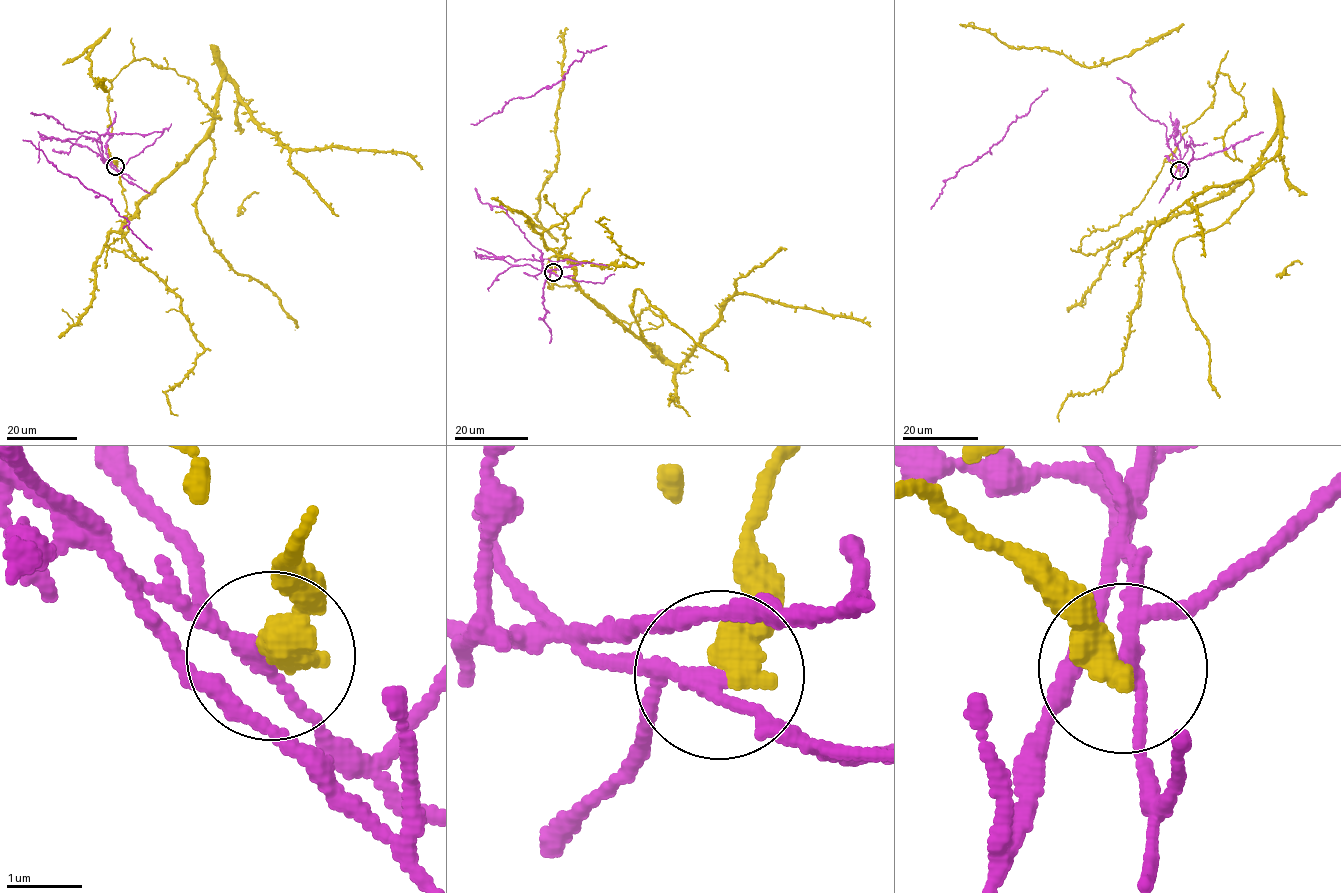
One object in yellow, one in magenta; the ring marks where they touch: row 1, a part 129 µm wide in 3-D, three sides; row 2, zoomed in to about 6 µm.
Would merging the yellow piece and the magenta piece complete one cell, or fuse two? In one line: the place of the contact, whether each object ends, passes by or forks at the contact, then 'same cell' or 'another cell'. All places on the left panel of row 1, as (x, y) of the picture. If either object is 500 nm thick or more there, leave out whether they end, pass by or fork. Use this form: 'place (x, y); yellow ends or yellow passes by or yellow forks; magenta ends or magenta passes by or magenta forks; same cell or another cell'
place (115, 166); yellow ends; magenta passes by; another cell

